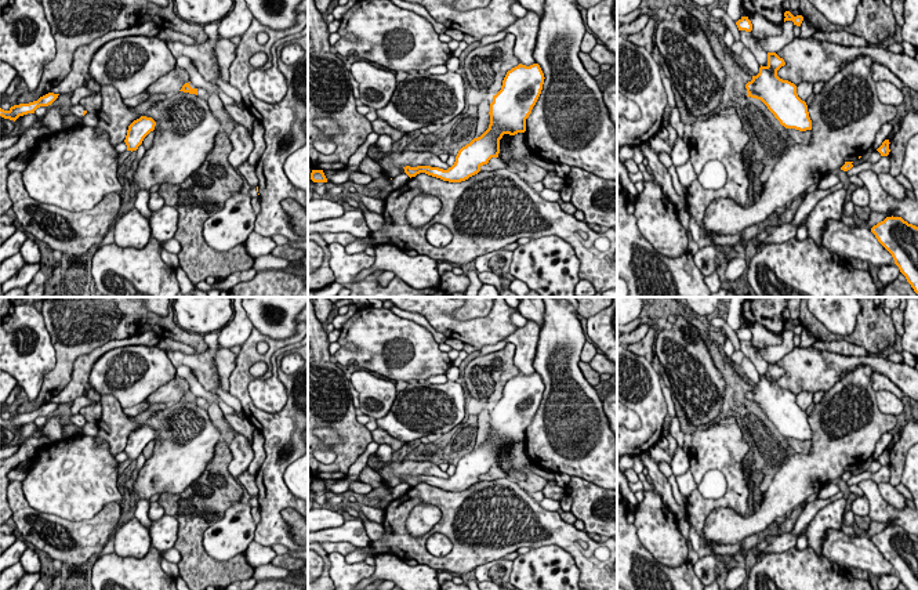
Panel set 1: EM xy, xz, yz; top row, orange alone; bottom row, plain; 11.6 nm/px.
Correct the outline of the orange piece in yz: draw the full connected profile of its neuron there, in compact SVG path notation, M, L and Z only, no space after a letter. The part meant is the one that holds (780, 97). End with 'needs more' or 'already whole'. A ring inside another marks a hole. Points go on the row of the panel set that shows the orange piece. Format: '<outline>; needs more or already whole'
M768 53L768 65L745 84L747 97L761 99L785 129L812 130L808 105L797 94L797 86L777 76L785 62L776 53Z; already whole

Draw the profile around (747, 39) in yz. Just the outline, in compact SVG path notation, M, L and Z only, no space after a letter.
M740 30L740 40L752 51L759 65L768 66L768 51L761 47L759 40L751 32Z

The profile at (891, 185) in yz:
M890 173L878 174L878 181L883 191L895 199L901 200L907 196L904 187Z

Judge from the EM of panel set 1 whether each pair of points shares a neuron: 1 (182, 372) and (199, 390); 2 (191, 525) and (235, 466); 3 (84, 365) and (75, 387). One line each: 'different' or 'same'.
1: same
2: different
3: same

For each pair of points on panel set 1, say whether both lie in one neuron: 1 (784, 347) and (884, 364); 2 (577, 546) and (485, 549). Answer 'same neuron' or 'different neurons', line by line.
1: different neurons
2: same neuron

